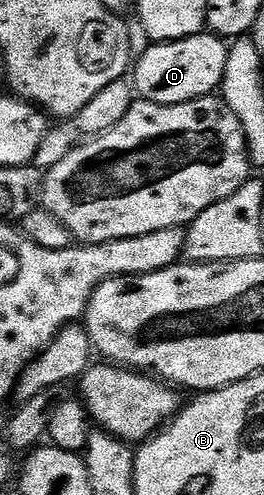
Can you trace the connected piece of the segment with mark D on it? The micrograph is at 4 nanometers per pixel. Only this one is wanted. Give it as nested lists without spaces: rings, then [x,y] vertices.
[[[208,31],[182,41],[153,43],[149,50],[136,60],[131,71],[131,77],[133,73],[133,85],[137,88],[136,96],[140,100],[159,103],[160,105],[178,105],[179,103],[194,101],[200,97],[214,96],[220,90],[221,80],[227,71],[229,50],[230,46],[222,38]]]

